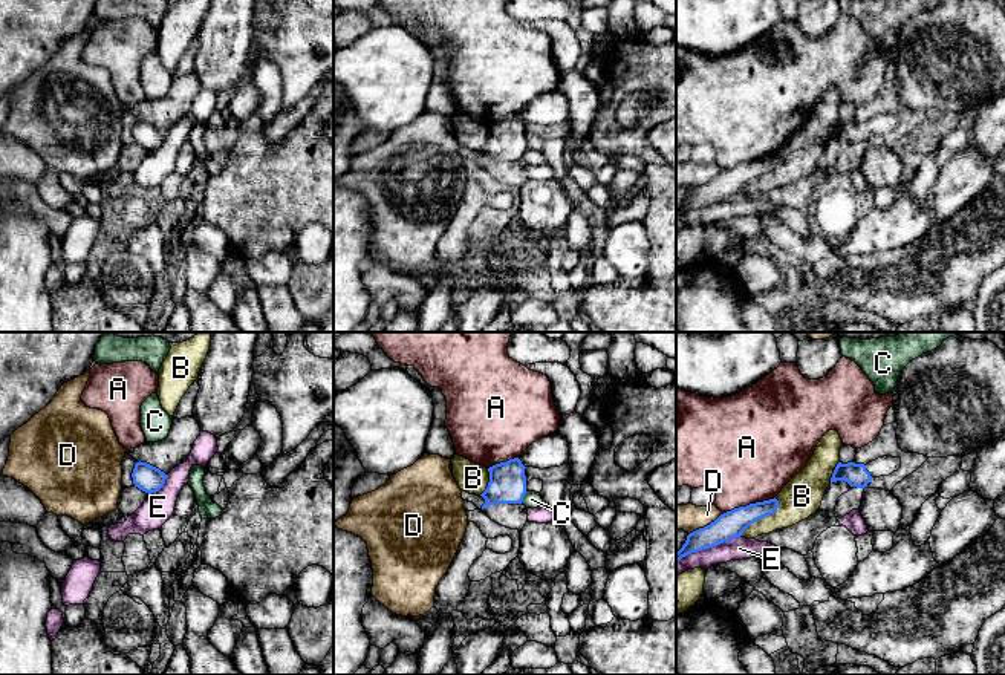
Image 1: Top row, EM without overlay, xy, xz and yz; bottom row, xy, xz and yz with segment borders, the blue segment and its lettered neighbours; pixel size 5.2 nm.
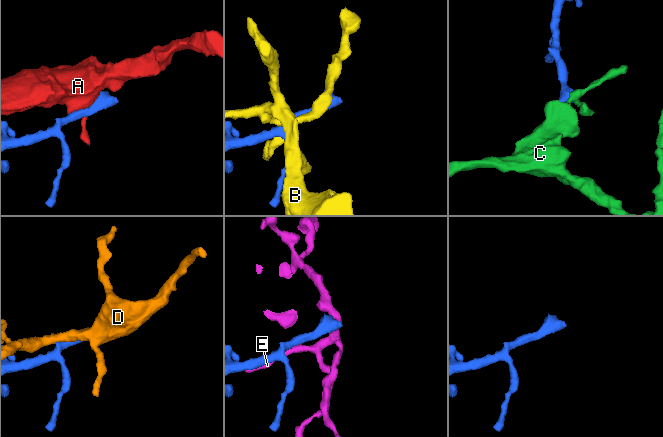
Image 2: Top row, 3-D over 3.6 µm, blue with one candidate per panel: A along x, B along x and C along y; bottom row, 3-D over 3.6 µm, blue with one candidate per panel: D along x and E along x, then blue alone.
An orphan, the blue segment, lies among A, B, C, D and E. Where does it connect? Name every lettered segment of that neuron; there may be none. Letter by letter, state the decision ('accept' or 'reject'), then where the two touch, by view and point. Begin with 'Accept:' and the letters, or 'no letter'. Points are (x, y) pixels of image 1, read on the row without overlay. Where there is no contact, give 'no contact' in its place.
Accept: no letter
A: reject | yz (750, 161)
B: reject | yz (762, 175)
C: reject | xz (523, 153)
D: reject | yz (707, 182)
E: reject | yz (709, 204)

